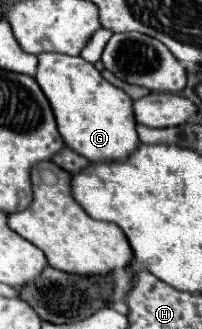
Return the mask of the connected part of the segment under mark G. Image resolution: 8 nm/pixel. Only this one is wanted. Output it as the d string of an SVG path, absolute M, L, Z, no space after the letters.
M39 54L35 80L45 92L65 146L85 156L89 162L125 160L141 142L137 138L131 98L103 80L99 70L81 56Z

